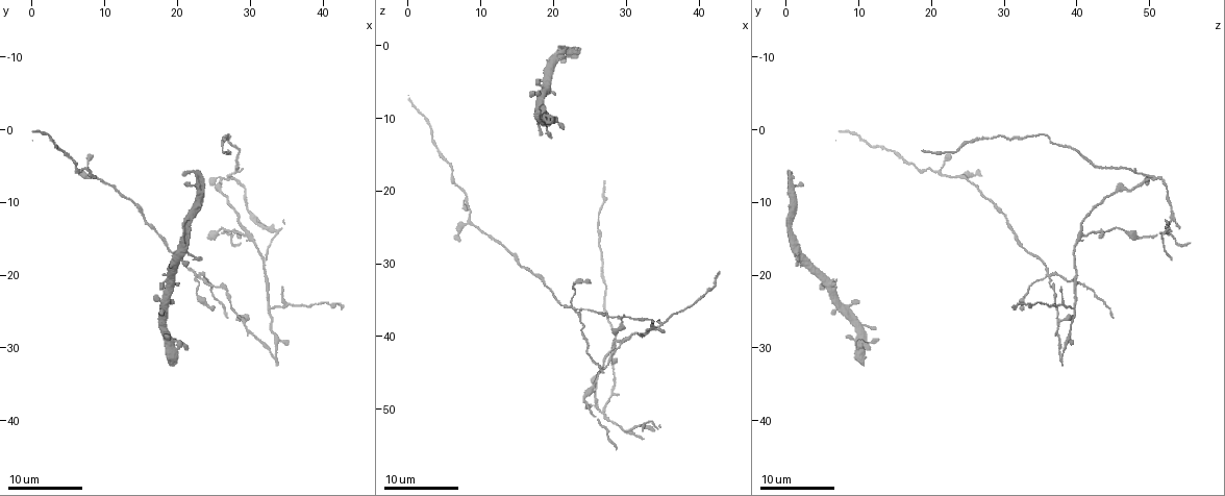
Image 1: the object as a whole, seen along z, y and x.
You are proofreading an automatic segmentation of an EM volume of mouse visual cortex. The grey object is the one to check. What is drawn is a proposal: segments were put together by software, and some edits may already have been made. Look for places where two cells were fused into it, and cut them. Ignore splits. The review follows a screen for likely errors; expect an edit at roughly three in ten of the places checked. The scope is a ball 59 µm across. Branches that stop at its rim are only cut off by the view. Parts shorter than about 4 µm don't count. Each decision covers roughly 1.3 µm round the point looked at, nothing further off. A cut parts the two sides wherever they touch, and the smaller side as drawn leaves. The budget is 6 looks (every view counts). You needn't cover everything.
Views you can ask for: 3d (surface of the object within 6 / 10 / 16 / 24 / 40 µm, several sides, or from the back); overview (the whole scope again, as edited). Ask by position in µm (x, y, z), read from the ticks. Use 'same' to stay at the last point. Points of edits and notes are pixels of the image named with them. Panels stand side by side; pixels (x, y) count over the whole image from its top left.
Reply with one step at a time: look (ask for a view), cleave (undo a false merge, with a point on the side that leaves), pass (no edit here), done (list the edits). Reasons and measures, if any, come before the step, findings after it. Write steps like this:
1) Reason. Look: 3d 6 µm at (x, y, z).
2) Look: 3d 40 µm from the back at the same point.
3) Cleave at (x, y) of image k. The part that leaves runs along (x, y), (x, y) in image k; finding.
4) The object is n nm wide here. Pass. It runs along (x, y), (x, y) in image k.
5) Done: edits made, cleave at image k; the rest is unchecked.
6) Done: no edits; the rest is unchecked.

Three-way junction. Look: 3d 16 µm at (33.0, 24.5, 39.0).

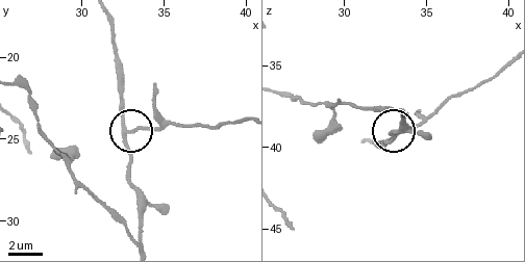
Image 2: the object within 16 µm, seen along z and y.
3 arms meet here. Pass. It runs along (106, 17), (124, 126), (131, 130), (176, 126) in image 2; all the same cell.

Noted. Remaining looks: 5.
Thin arm on a thick one. Look: 3d 16 µm at (22.5, 20.5, 35.5).

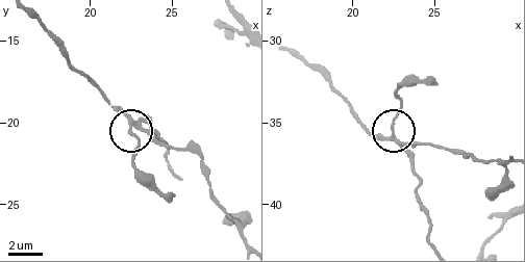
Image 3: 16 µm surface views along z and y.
3 arms meet here. Cleave at (149, 119) of image 3. A second cell is stuck on.

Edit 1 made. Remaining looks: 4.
Look: 3d 10 µm at (29.5, 14.5, 41.0).

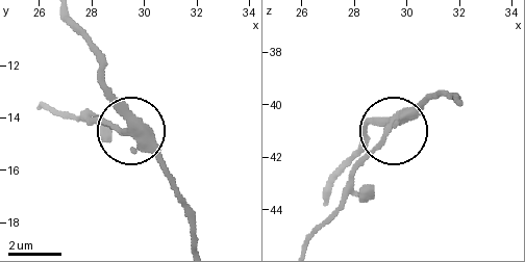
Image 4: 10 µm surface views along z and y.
Pass. It runs along (324, 197), (363, 132), (390, 125), (347, 181) in image 4; one cell here.

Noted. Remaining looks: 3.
Done: edits made, cleave at image 3; the rest is unchecked.

